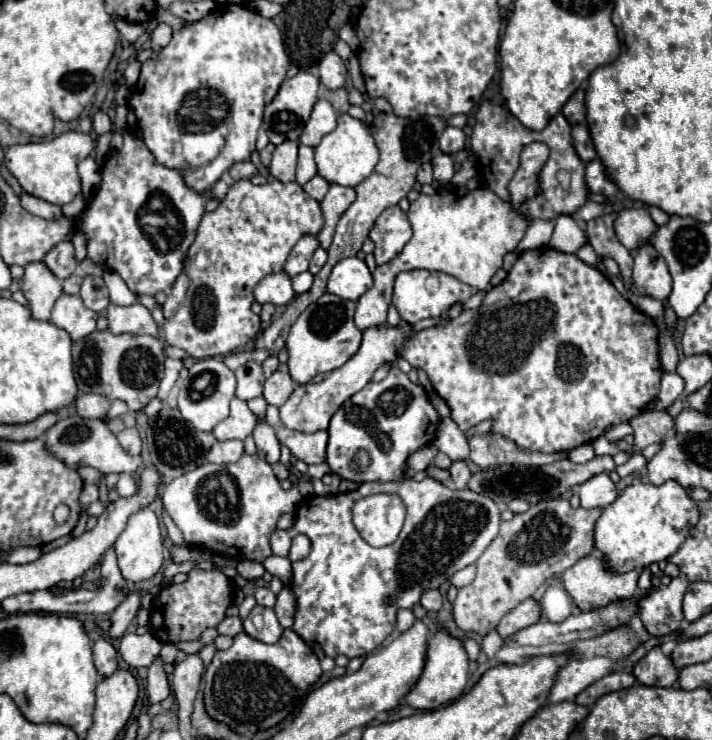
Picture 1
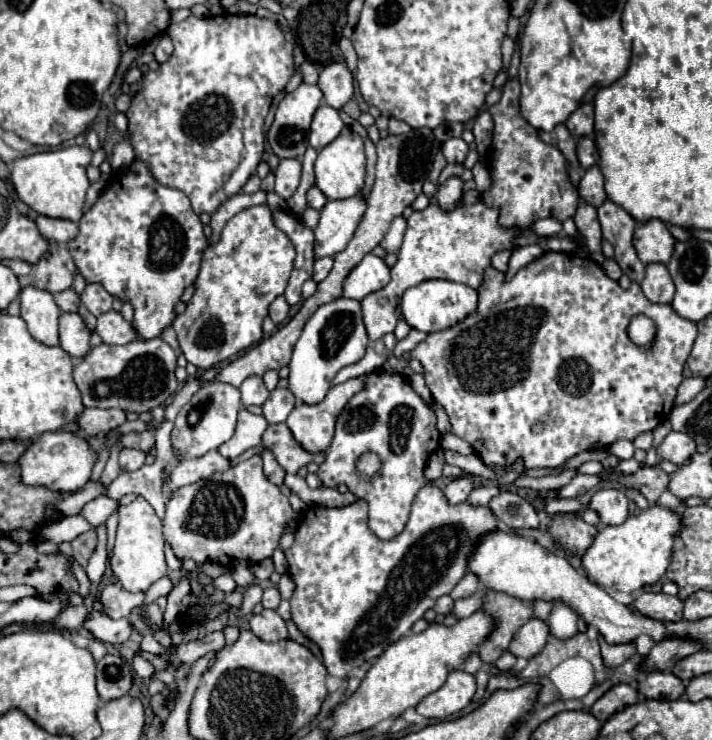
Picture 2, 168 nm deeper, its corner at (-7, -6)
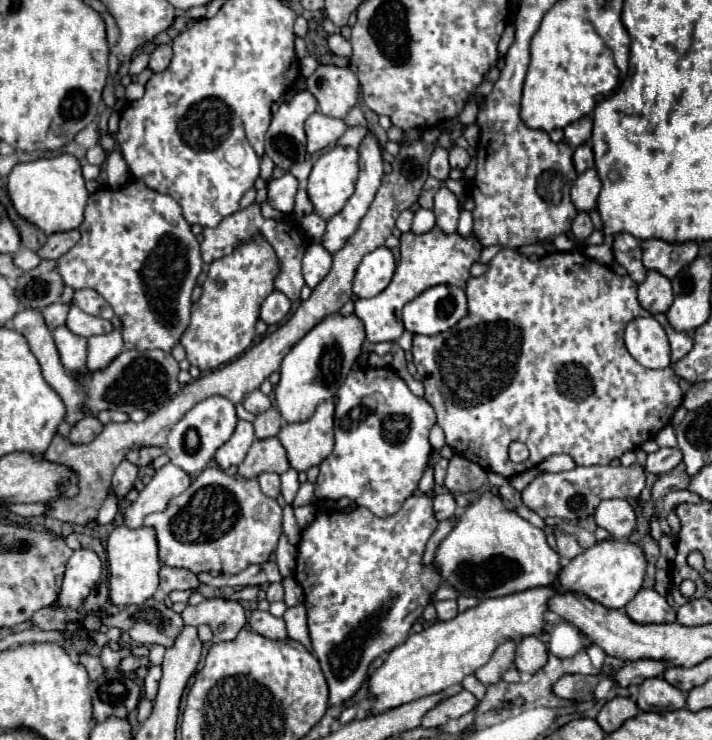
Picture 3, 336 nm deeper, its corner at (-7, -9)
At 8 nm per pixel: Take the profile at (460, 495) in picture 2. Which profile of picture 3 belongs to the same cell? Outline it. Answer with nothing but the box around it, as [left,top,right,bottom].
[433,494,457,522]

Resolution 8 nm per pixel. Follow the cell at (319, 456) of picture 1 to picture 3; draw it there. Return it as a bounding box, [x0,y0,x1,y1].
[237,438,289,478]

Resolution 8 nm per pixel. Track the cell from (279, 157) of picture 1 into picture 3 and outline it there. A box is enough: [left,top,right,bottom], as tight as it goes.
[267,172,297,214]

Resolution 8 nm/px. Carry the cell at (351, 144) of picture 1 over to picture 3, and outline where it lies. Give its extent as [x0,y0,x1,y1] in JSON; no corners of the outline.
[307,146,359,220]

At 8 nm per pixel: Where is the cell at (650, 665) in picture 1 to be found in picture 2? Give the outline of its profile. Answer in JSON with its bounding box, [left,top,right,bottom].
[639,671,685,699]

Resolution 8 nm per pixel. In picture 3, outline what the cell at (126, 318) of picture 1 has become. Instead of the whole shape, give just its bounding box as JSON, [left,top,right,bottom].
[65,304,113,338]

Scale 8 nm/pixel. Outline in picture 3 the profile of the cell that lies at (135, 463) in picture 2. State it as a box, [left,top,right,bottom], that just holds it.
[113,460,139,498]

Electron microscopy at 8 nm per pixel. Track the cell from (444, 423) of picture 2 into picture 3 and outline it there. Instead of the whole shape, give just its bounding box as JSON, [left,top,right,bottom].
[429,426,445,450]

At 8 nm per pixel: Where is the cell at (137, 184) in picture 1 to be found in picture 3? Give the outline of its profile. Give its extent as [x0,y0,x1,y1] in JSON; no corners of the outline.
[57,182,203,352]

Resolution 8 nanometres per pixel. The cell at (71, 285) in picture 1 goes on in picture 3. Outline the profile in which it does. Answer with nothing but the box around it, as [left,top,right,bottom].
[41,302,69,330]

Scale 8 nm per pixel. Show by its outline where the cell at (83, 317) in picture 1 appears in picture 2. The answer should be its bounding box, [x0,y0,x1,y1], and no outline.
[59,313,91,359]

